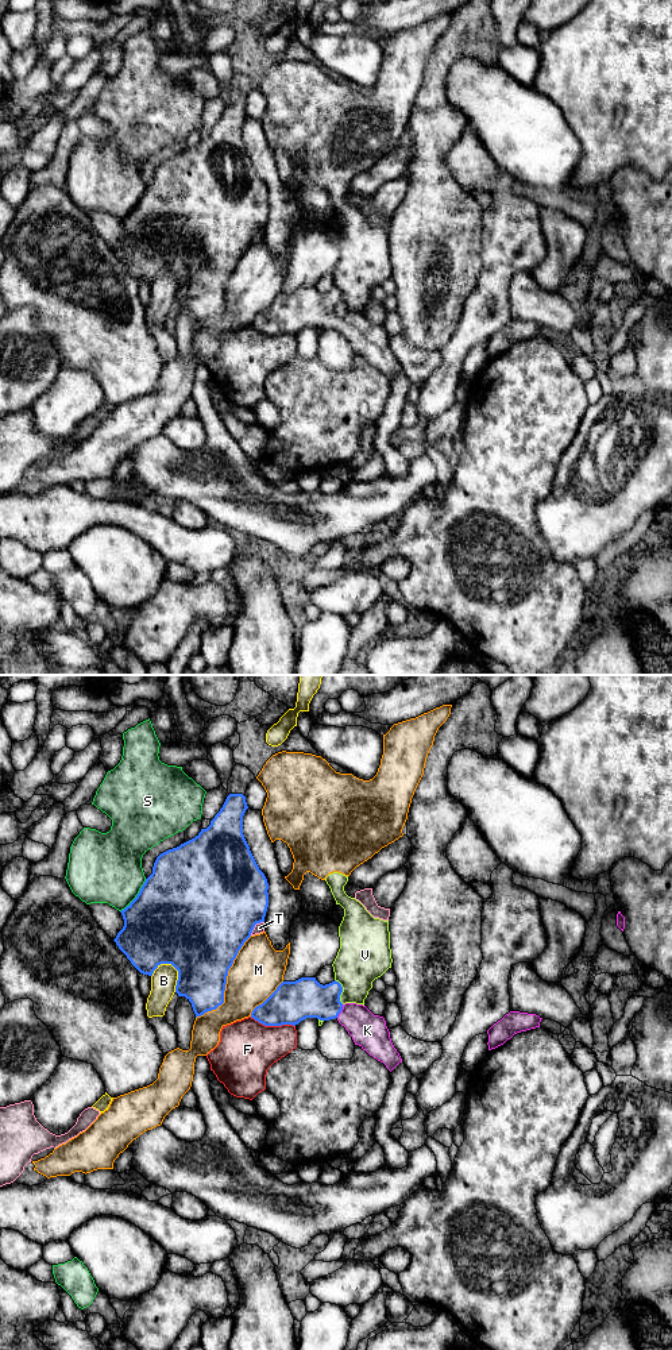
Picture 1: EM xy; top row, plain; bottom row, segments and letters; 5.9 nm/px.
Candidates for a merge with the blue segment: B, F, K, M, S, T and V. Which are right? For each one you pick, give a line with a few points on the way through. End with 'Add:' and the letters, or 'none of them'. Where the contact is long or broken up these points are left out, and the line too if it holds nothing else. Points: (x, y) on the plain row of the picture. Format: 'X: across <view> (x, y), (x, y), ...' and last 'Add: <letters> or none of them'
K: across xy (305, 307), (323, 311), (340, 320), (354, 326), (367, 339)
Add: K

